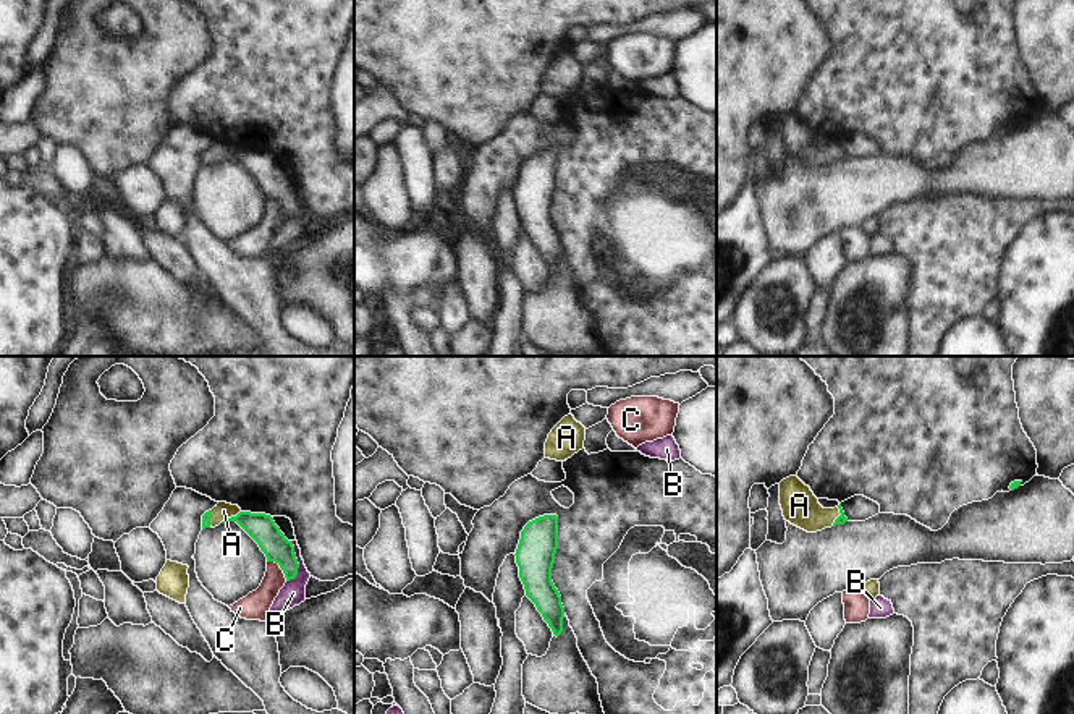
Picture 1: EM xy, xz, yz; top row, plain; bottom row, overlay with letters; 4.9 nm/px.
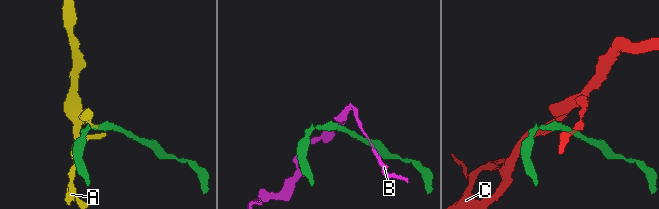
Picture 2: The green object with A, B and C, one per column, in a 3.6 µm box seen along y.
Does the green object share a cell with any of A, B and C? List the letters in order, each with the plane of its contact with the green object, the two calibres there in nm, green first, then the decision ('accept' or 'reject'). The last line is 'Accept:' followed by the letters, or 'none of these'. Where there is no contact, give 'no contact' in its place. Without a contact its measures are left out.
A: contact in xy; calibres 140 and 90 nm; accept
B: contact in xy; calibres 140 and 120 nm; reject
C: contact in xy; calibres 140 and 140 nm; reject
Accept: A

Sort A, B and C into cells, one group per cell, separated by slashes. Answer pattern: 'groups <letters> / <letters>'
groups A / B / C

